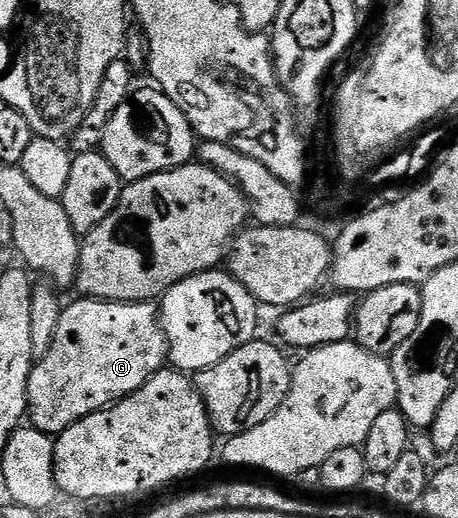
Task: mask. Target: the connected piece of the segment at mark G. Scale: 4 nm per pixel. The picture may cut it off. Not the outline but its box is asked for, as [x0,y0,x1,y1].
[27,296,168,436]

